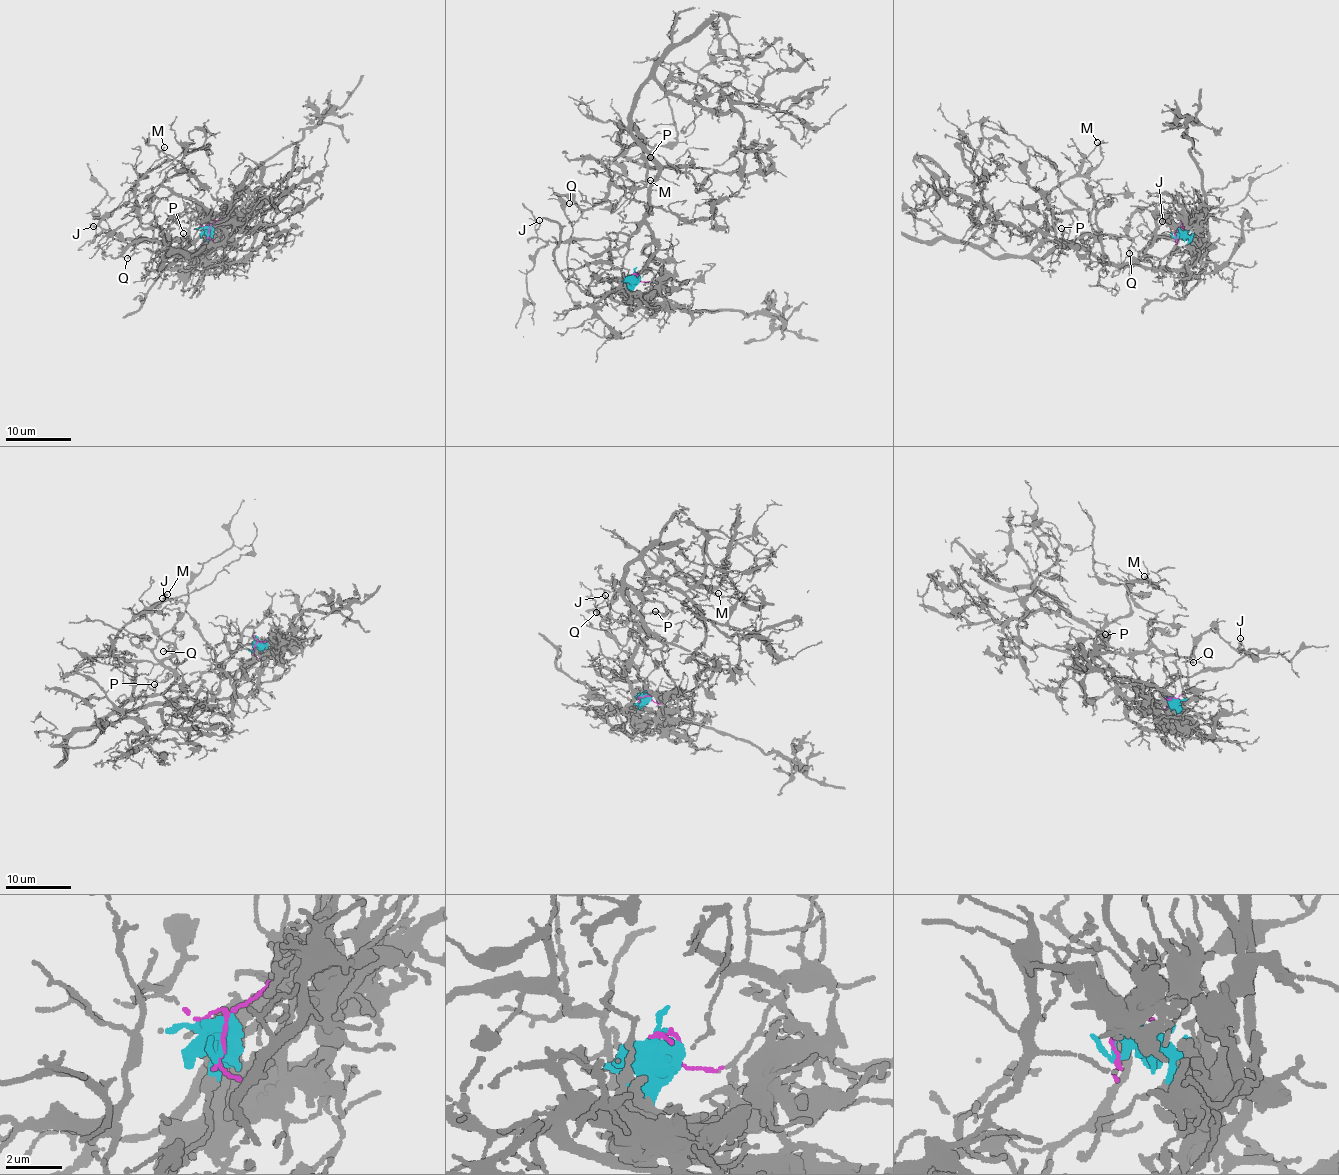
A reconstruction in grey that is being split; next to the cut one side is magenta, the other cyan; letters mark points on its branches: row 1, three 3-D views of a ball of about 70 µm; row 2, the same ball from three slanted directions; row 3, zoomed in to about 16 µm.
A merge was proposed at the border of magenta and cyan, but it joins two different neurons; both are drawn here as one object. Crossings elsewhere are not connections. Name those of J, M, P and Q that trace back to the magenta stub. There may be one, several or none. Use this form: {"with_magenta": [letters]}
{"with_magenta": ["J", "M", "P", "Q"]}

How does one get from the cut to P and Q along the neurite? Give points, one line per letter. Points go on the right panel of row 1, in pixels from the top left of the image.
P: (1175, 232), (1181, 220), (1163, 213), (1129, 264), (1103, 265), (1072, 245), (1032, 254), (1059, 242), (1061, 227)
Q: (1175, 232), (1181, 220), (1163, 213), (1129, 264), (1072, 245), (1032, 252), (1124, 235), (1129, 253)

